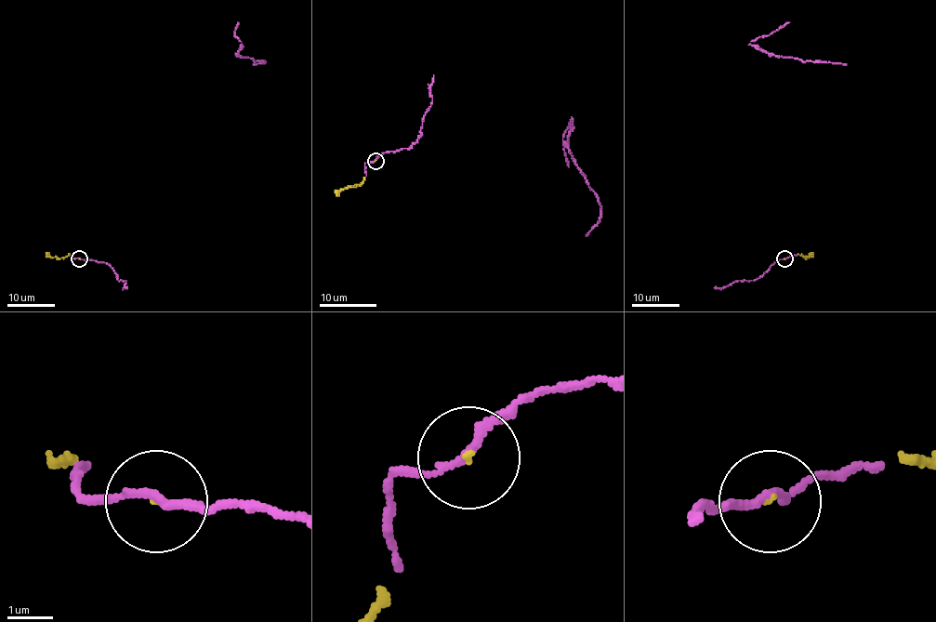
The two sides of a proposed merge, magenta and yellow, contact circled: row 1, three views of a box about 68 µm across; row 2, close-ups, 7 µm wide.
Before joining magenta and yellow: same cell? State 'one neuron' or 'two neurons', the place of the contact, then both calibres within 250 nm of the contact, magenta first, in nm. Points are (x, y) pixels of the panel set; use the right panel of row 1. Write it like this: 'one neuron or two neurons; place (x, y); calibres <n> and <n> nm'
one neuron; place (784, 258); calibres 180 and 50 nm

